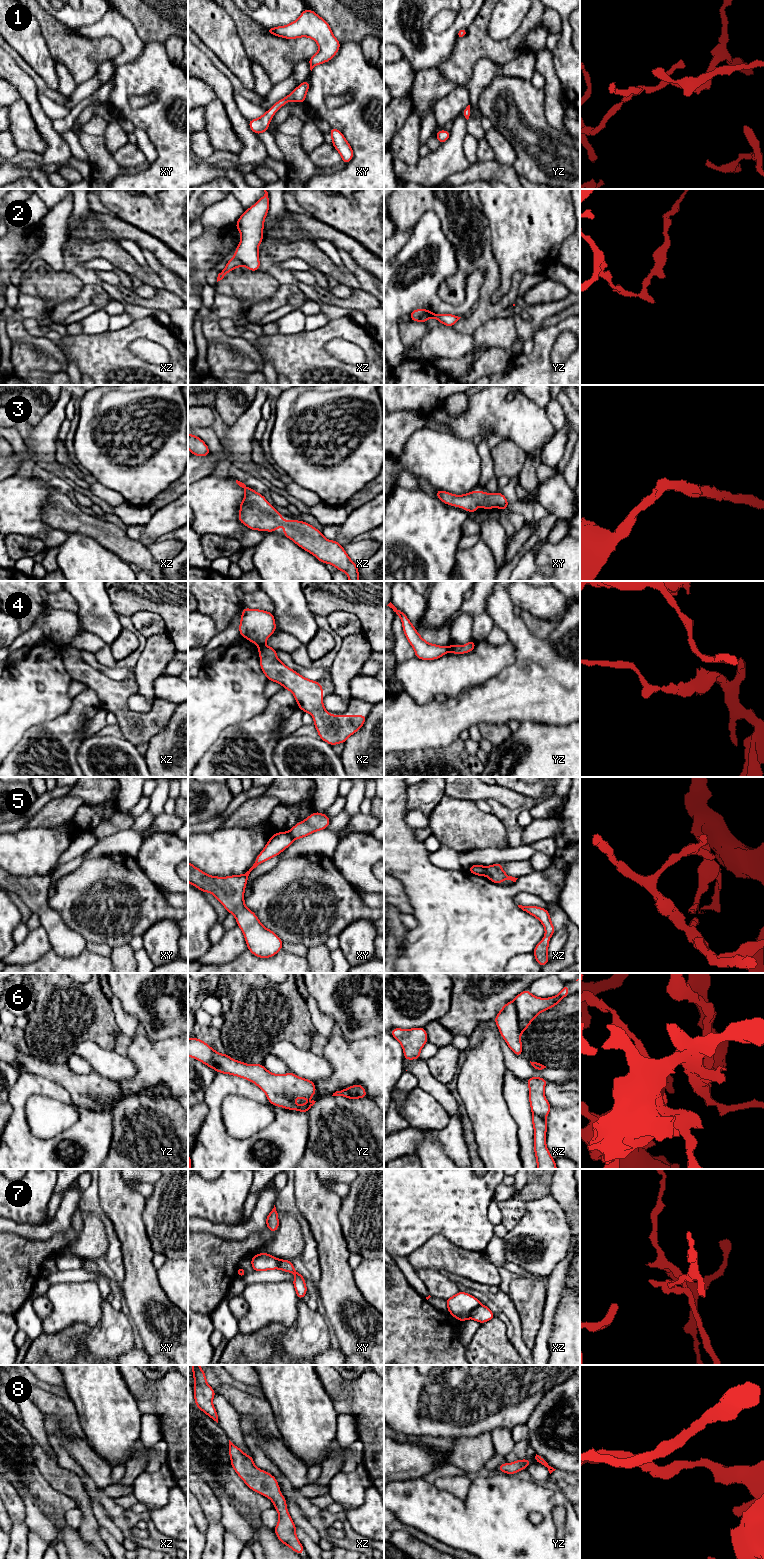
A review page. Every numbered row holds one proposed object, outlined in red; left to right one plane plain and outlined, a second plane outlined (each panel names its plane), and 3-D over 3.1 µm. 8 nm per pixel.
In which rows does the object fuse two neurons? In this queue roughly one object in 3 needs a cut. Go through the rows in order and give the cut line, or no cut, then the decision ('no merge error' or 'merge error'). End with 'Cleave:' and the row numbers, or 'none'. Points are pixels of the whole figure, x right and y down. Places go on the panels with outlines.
1: cut none; no merge error
2: cut xz (234, 257), (242, 263); merge error
3: cut none; no merge error
4: cut xz (264, 644), (260, 646); merge error
5: cut xz (485, 867), (487, 875); merge error
6: cut none; no merge error
7: cut xz (479, 1304), (469, 1317); merge error
8: cut none; no merge error
Cleave: 2, 4, 5, 7

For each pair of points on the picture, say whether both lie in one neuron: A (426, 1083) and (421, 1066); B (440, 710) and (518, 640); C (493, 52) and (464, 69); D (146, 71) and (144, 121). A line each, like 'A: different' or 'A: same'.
A: same
B: same
C: same
D: same

